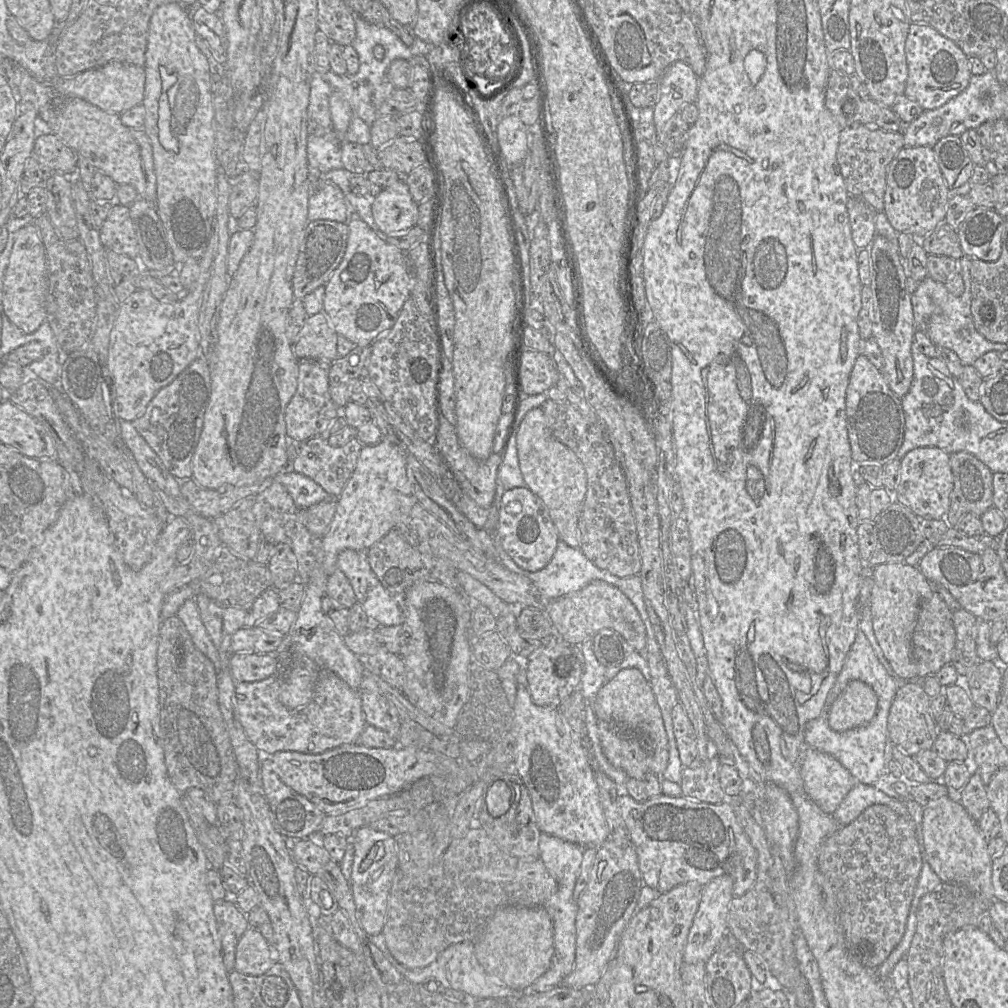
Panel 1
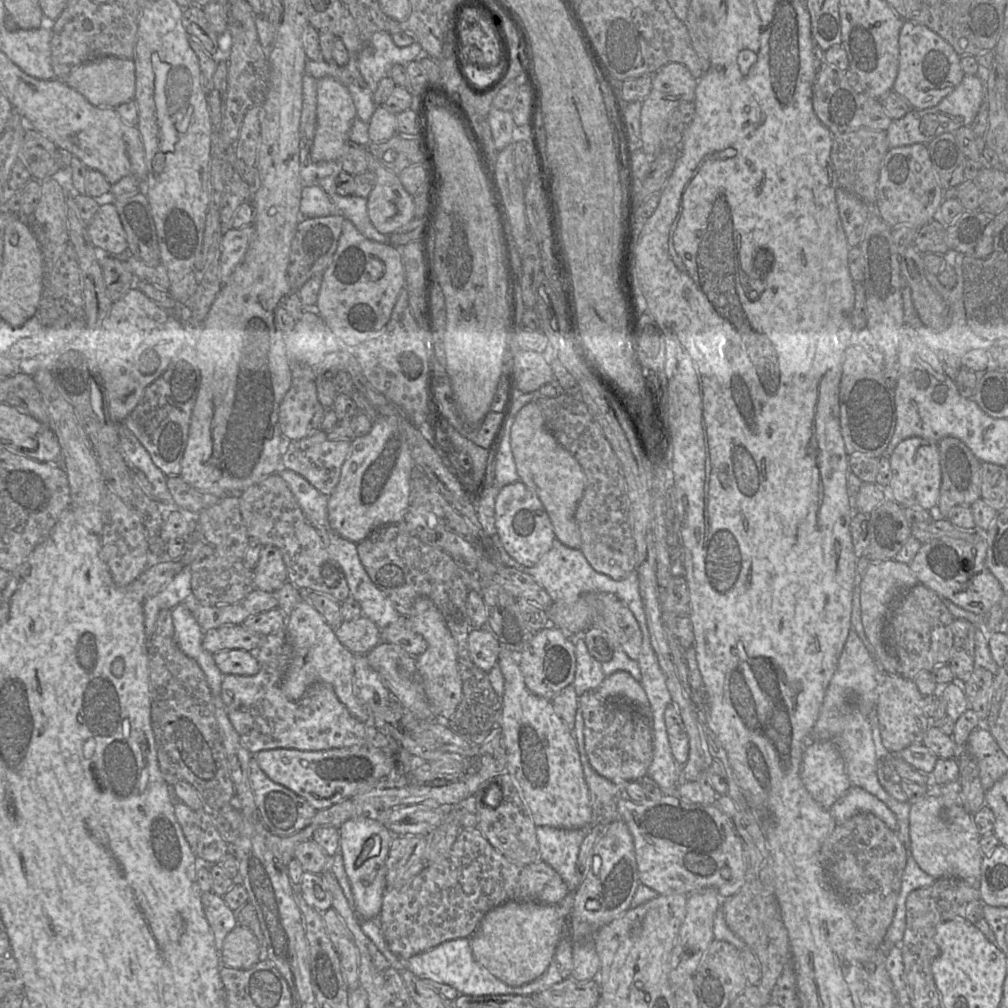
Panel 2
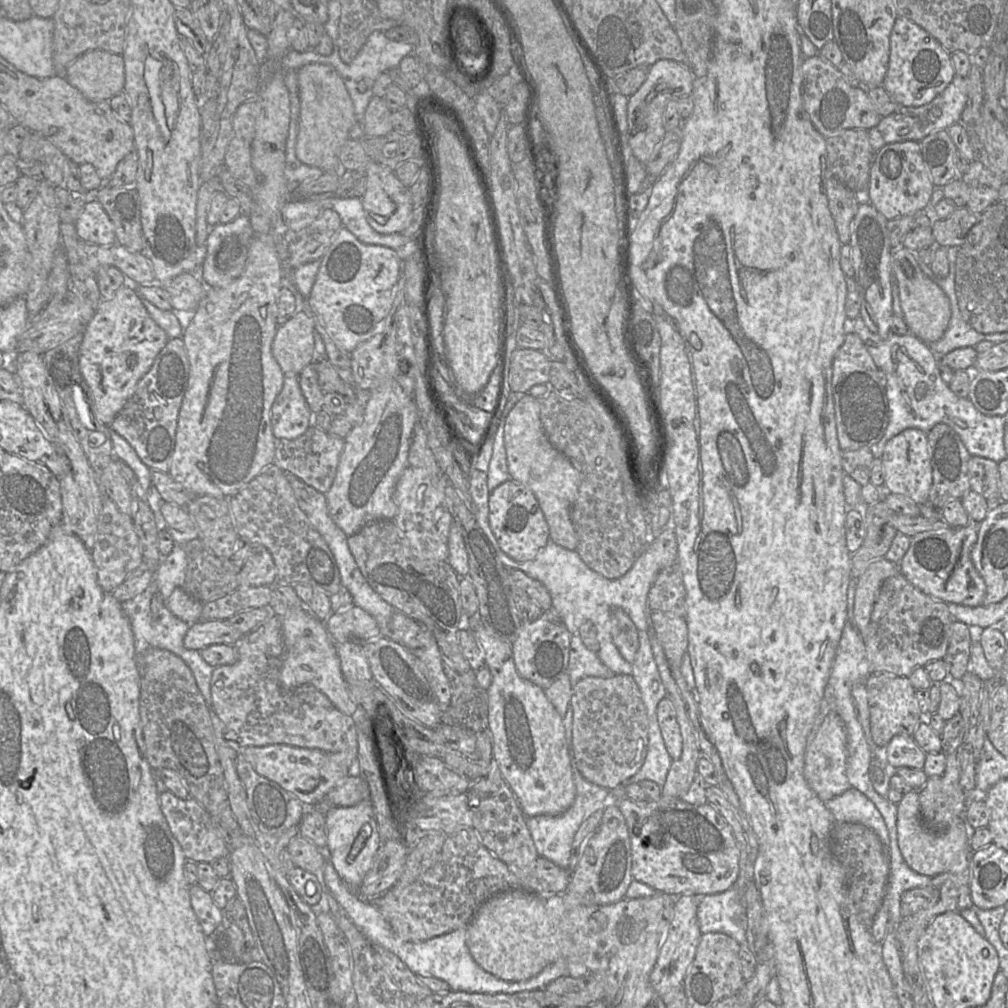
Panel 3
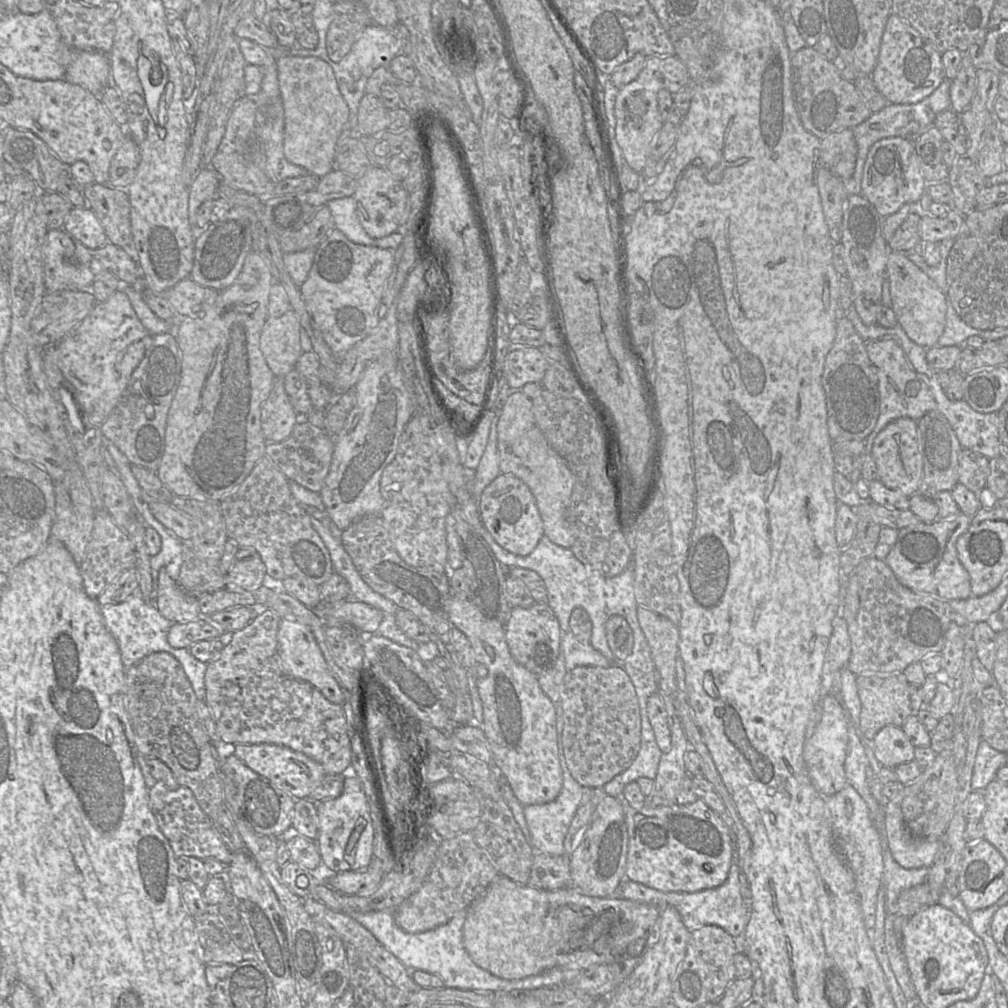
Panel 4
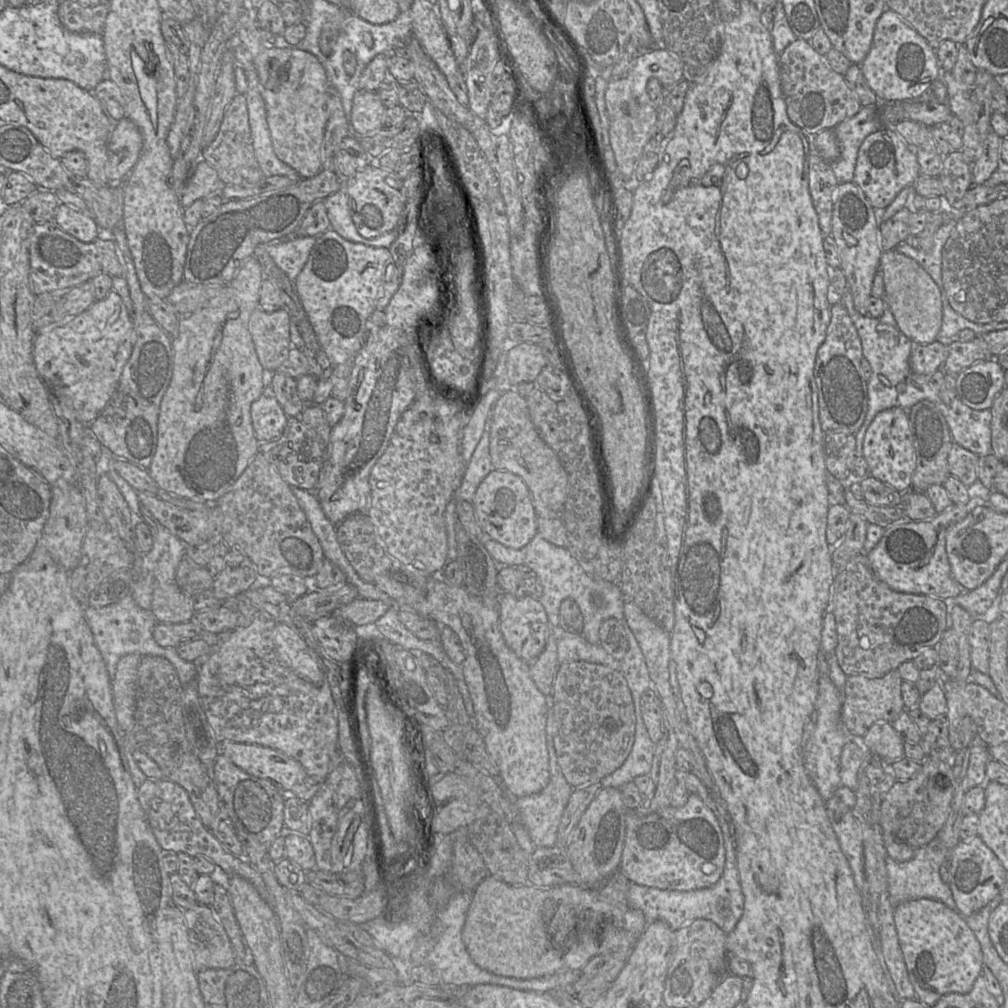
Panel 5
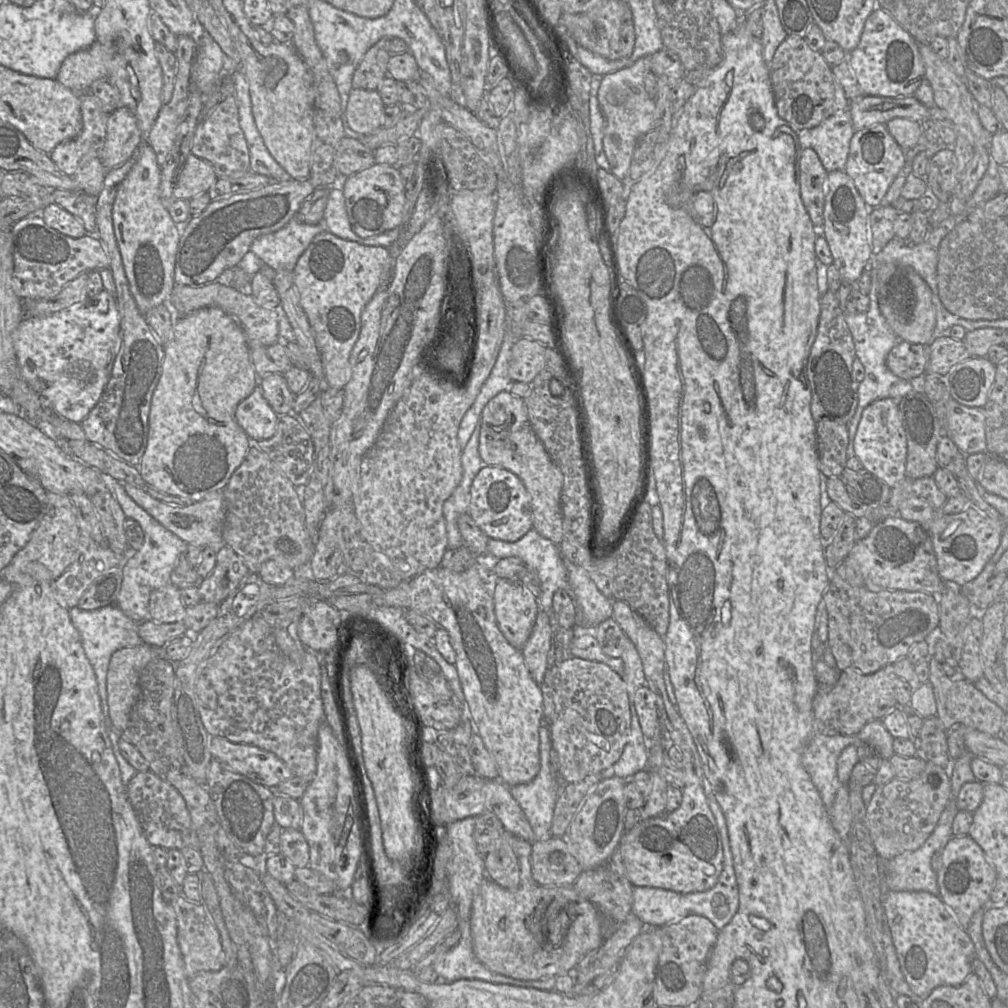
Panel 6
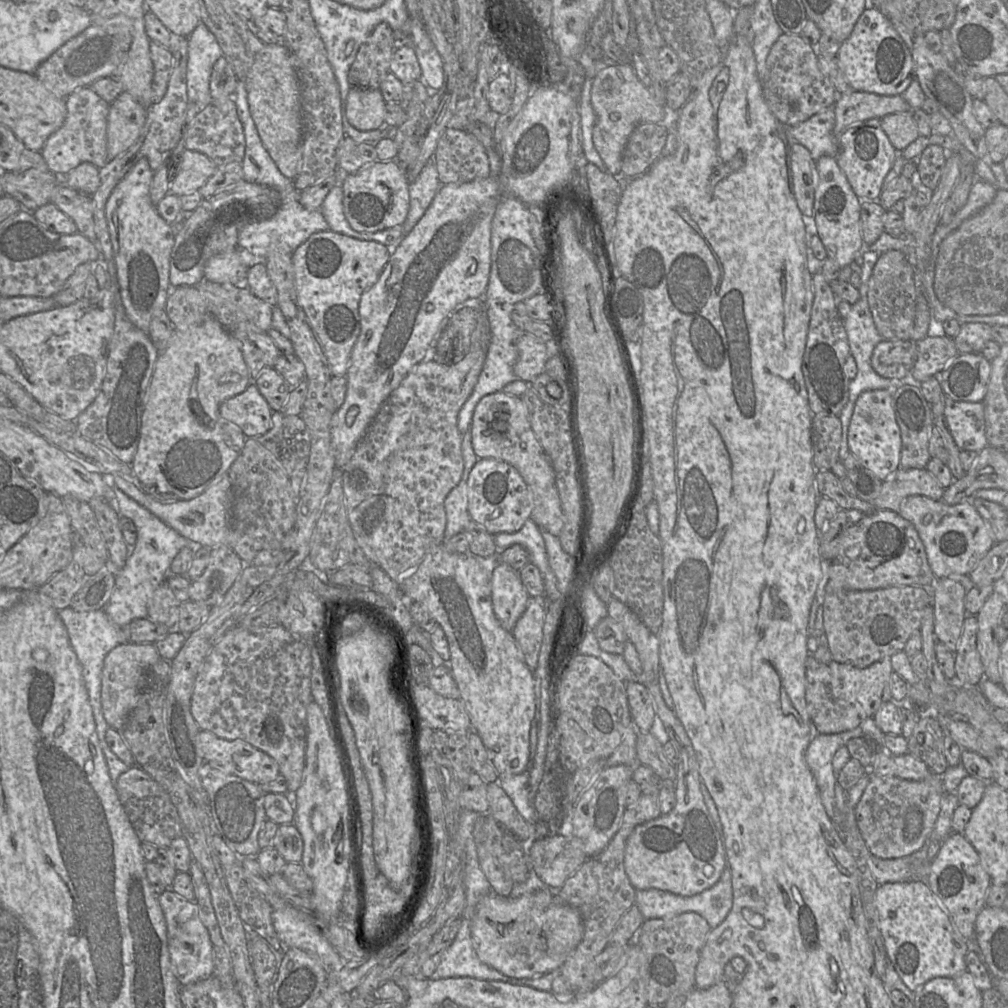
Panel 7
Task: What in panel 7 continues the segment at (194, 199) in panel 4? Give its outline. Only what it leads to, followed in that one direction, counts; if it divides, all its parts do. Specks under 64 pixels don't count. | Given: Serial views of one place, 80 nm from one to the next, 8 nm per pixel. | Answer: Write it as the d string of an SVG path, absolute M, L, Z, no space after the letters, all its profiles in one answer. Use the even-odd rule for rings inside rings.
M183 150L178 170L171 180L169 193L182 196L198 192L213 175L216 168L212 160L203 153Z

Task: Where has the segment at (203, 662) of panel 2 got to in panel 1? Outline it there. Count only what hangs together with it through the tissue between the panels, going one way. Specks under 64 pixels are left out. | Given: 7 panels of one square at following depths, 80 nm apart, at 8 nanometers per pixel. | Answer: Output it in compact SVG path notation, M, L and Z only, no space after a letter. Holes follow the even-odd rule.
M195 598L184 602L175 616L185 625L196 648L213 663L218 679L218 675L221 673L221 661L218 656L218 649L209 637L201 620Z

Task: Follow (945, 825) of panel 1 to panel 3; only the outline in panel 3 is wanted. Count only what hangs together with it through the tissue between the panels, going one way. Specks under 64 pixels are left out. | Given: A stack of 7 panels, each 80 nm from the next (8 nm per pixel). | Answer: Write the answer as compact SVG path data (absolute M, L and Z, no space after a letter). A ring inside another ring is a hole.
M918 791L904 794L897 804L897 840L901 854L907 865L914 871L934 877L949 871L963 852L971 852L970 828L965 815L957 817L946 830L927 828L921 817Z

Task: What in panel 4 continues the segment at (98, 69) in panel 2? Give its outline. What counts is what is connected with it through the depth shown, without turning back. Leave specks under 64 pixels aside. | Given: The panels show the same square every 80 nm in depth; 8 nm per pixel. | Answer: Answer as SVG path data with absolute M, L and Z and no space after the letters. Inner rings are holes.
M82 51L68 66L65 80L98 95L110 82L110 61L99 51Z

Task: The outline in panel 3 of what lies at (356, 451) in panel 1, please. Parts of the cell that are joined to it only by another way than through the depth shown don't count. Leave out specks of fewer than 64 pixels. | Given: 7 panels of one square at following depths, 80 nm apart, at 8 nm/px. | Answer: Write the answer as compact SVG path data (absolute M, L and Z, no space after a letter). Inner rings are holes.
M312 425L295 439L276 440L274 464L285 473L296 476L307 485L326 494L335 478L344 444L344 439Z

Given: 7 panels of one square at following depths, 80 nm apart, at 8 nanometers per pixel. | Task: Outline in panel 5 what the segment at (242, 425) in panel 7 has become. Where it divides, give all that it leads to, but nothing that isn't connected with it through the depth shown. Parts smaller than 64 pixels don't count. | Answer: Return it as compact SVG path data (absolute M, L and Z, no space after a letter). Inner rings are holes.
M269 385L265 386L261 396L252 403L250 412L253 429L260 442L280 438L286 427L288 416Z

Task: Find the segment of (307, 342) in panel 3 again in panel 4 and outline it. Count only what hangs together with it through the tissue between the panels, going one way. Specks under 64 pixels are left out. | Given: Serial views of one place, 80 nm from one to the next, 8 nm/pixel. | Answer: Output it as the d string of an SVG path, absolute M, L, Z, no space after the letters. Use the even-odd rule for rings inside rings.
M293 309L278 318L268 317L265 322L260 349L277 378L283 378L294 370L304 352L300 344L301 328L299 316Z

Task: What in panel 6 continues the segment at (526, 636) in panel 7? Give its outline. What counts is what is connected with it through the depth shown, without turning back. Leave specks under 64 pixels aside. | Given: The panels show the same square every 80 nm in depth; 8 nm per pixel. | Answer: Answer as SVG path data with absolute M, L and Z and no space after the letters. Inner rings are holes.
M540 610L531 634L522 648L525 664L532 678L540 685L547 670L547 657L552 646L554 621L550 612Z

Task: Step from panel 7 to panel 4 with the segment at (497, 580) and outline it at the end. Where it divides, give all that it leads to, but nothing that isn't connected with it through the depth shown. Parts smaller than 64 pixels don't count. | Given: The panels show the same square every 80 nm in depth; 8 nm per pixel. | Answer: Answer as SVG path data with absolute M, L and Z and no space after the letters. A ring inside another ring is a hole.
M535 602L529 608L513 607L504 632L513 658L533 674L539 676L556 664L561 652L563 632L557 617L546 603Z

